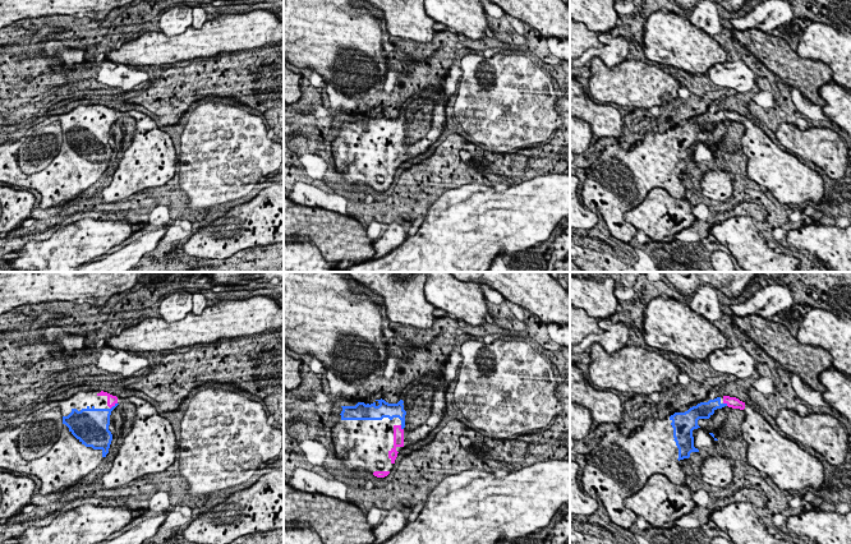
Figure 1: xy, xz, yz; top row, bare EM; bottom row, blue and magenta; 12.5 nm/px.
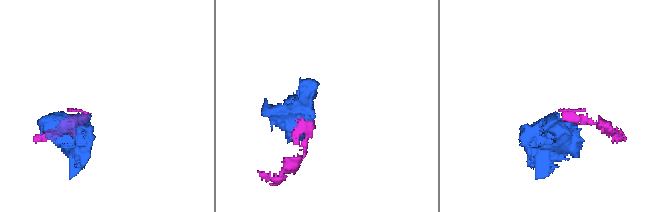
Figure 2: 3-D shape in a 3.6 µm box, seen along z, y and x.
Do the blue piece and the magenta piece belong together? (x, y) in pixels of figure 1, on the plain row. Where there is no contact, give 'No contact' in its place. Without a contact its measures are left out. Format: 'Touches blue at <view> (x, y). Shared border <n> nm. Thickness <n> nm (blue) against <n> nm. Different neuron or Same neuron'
Touches blue at xy (113, 120). Shared border 130 nm. Thickness 280 nm (blue) against 130 nm. Same neuron

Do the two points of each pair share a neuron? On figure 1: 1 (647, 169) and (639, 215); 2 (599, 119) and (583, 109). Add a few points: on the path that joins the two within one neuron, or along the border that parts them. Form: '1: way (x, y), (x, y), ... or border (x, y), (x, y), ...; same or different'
1: border (671, 194), (653, 188), (622, 219); different
2: way (596, 115), (587, 110); same

